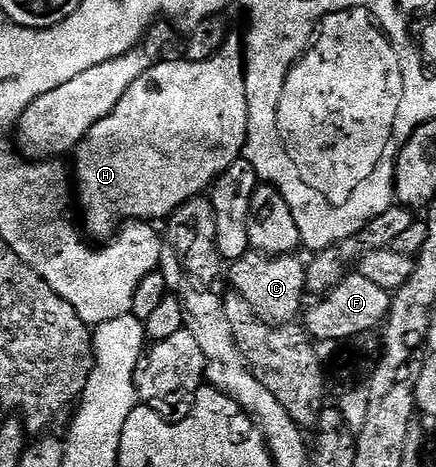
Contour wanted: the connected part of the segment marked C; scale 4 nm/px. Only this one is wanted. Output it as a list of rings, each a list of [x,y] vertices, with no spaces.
[[[249,249],[241,259],[231,260],[228,279],[232,282],[231,290],[244,300],[250,309],[263,323],[279,325],[299,320],[306,298],[305,260],[299,259],[299,254],[290,255],[259,255]]]

